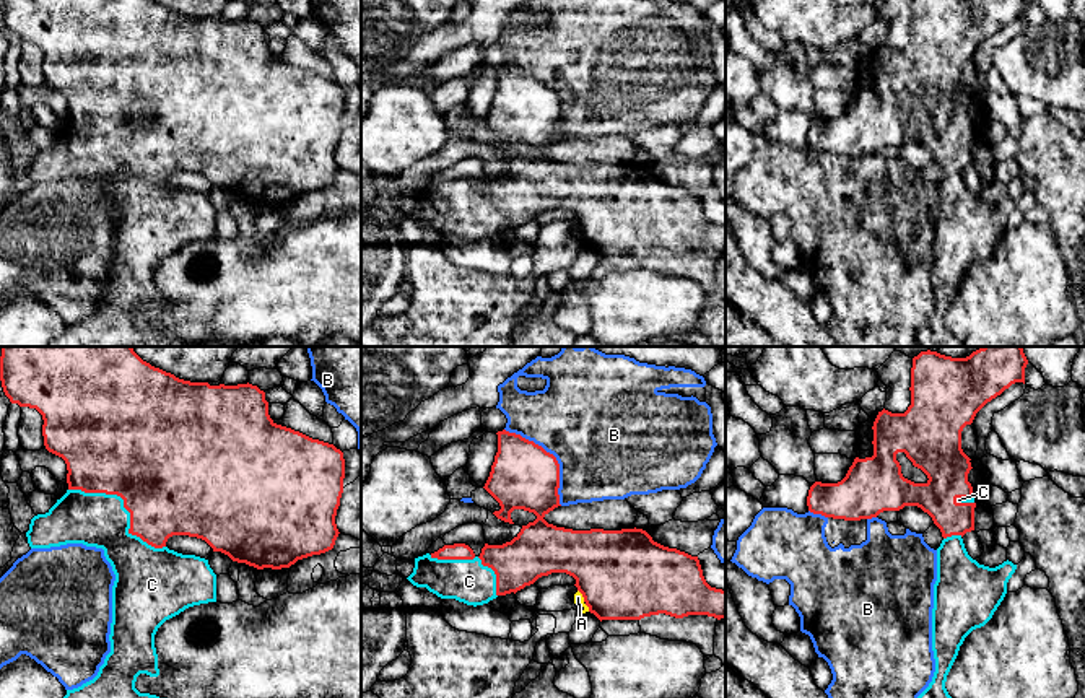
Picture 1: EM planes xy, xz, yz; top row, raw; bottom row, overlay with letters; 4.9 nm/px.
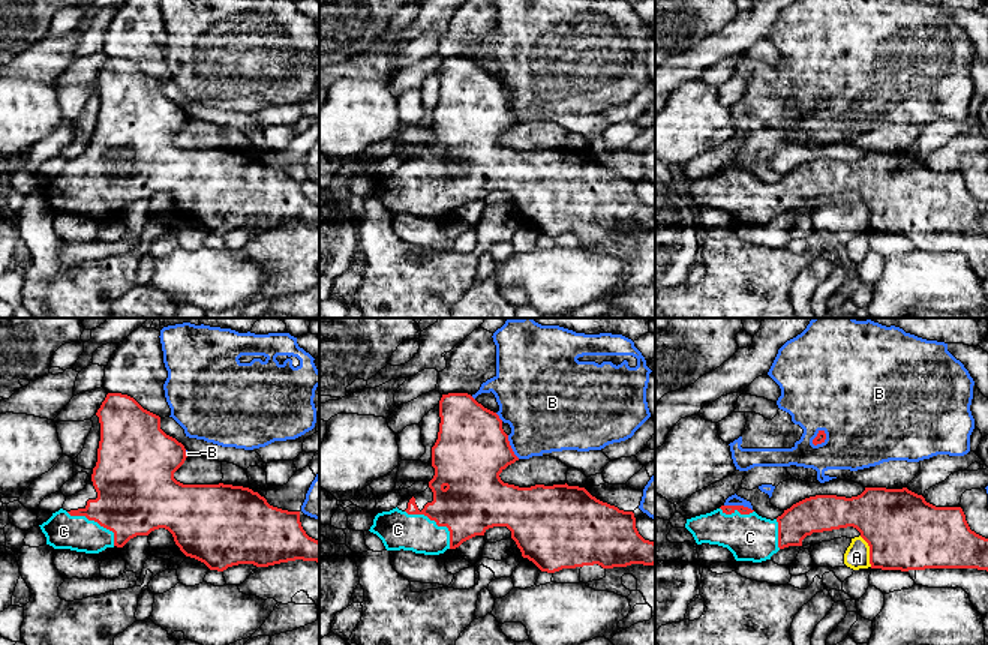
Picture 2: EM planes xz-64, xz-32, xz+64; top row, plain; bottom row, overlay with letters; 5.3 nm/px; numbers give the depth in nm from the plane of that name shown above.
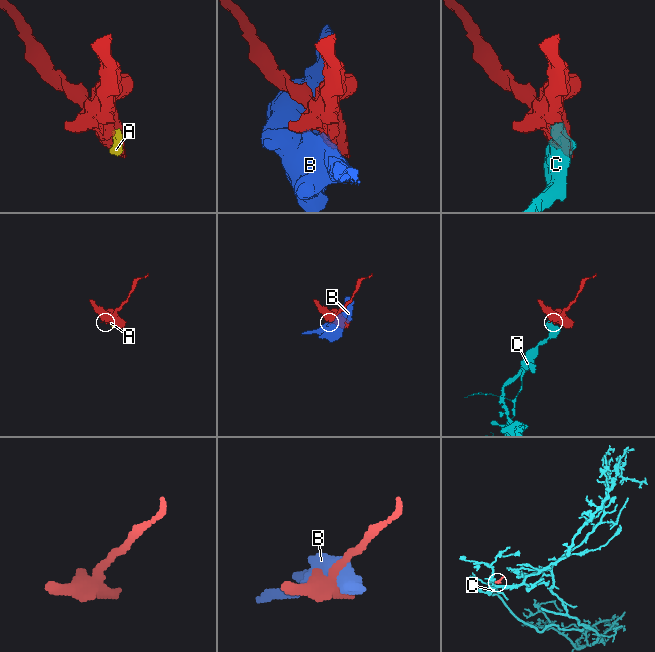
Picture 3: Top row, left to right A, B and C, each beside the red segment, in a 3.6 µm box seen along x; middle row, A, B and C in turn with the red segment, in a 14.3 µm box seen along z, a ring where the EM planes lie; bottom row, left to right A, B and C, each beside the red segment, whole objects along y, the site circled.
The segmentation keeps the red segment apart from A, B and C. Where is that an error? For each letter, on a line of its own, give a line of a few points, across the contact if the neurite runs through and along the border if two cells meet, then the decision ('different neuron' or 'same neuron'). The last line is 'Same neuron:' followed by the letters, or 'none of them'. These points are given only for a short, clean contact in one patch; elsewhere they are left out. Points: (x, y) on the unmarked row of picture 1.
A: different neuron
B: different neuron
C: same neuron
Same neuron: C

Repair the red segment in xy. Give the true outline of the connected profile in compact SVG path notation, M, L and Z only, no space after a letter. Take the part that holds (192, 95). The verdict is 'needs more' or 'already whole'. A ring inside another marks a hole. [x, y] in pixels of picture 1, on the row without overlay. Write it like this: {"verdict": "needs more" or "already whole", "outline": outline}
{"verdict": "needs more", "outline": "M0 0L0 16L11 39L42 50L44 81L62 93L68 106L67 129L46 150L31 155L29 182L83 179L102 184L115 210L111 288L93 316L67 325L49 347L182 347L168 334L140 329L135 317L140 309L159 311L155 270L166 255L189 242L216 238L216 210L208 195L169 185L168 174L202 174L213 187L257 205L290 203L298 195L325 189L340 169L335 151L343 129L343 88L277 60L268 50L265 28L249 18L190 18L151 0Z"}

